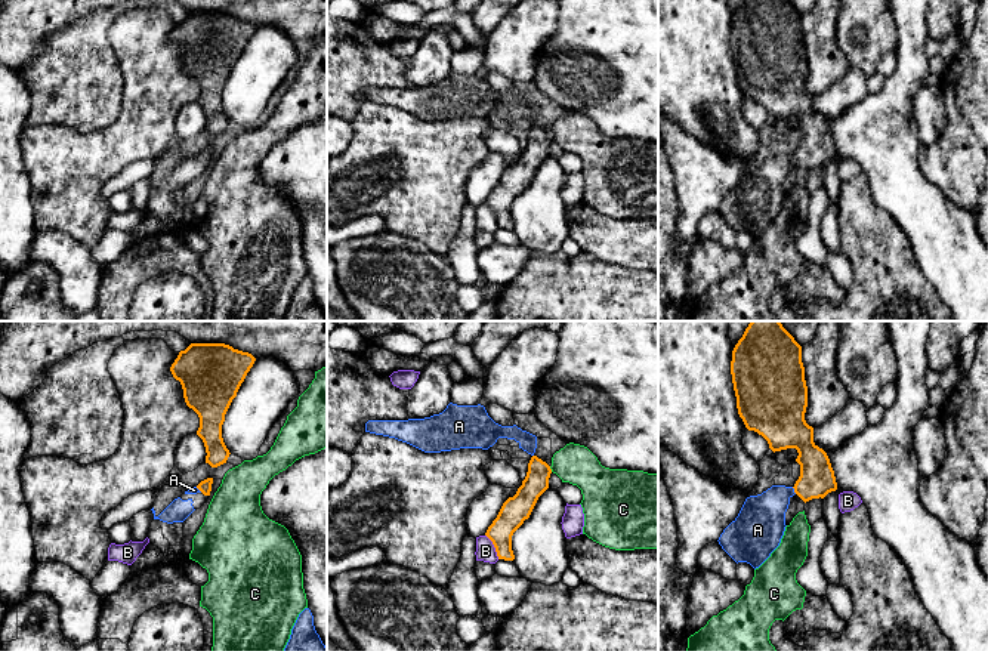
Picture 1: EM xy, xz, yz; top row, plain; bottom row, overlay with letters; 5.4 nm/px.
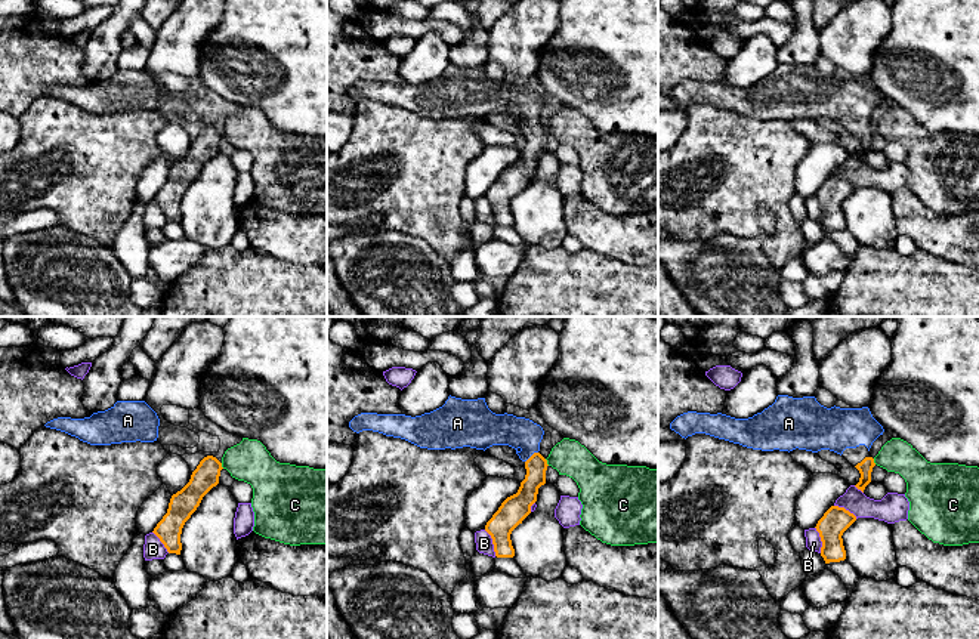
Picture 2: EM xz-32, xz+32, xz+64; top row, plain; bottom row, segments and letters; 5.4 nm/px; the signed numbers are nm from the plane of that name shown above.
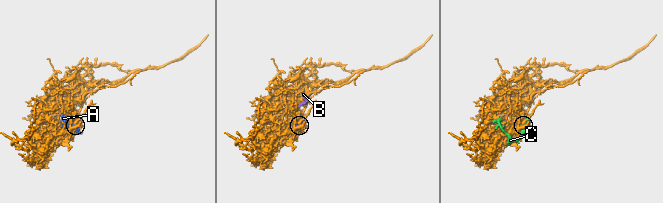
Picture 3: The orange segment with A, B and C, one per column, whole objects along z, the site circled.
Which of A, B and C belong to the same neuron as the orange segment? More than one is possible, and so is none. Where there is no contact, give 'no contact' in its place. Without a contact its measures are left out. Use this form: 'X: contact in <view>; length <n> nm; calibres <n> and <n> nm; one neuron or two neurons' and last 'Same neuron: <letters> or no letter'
A: contact in yz; length 50 nm; calibres 190 and 260 nm; one neuron
B: contact in xz; length 150 nm; calibres 150 and 110 nm; two neurons
C: contact in xz; length 40 nm; calibres 140 and 220 nm; two neurons
Same neuron: A

